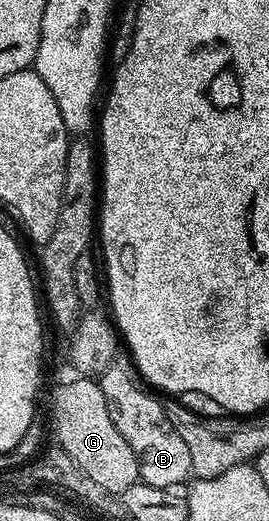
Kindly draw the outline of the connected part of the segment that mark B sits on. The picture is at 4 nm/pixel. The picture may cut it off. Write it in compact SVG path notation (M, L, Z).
M115 363L108 366L97 378L100 391L104 391L104 403L108 403L108 415L112 415L116 431L120 431L124 439L128 439L128 447L132 447L136 455L141 484L174 489L186 476L191 476L192 455L188 455L188 446L184 444L184 439L176 435L176 427L172 427L168 419L165 404L161 400L158 402L153 397L155 394L139 384L135 374L127 369L121 363Z

